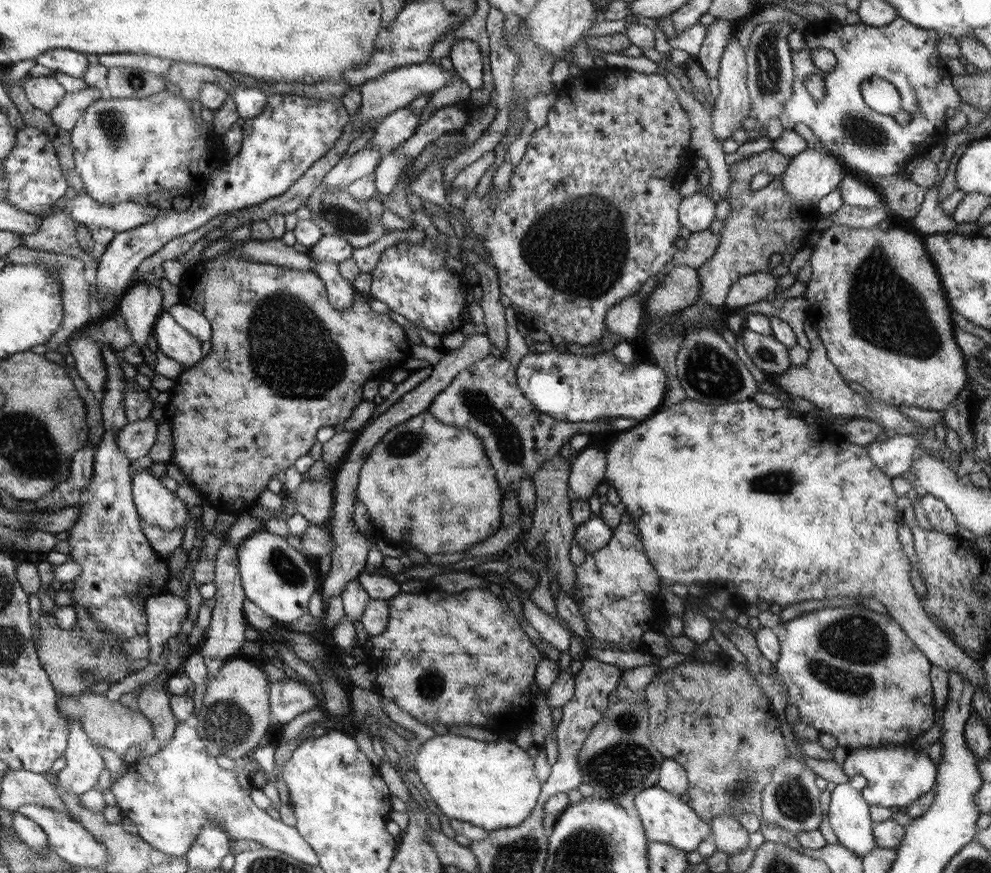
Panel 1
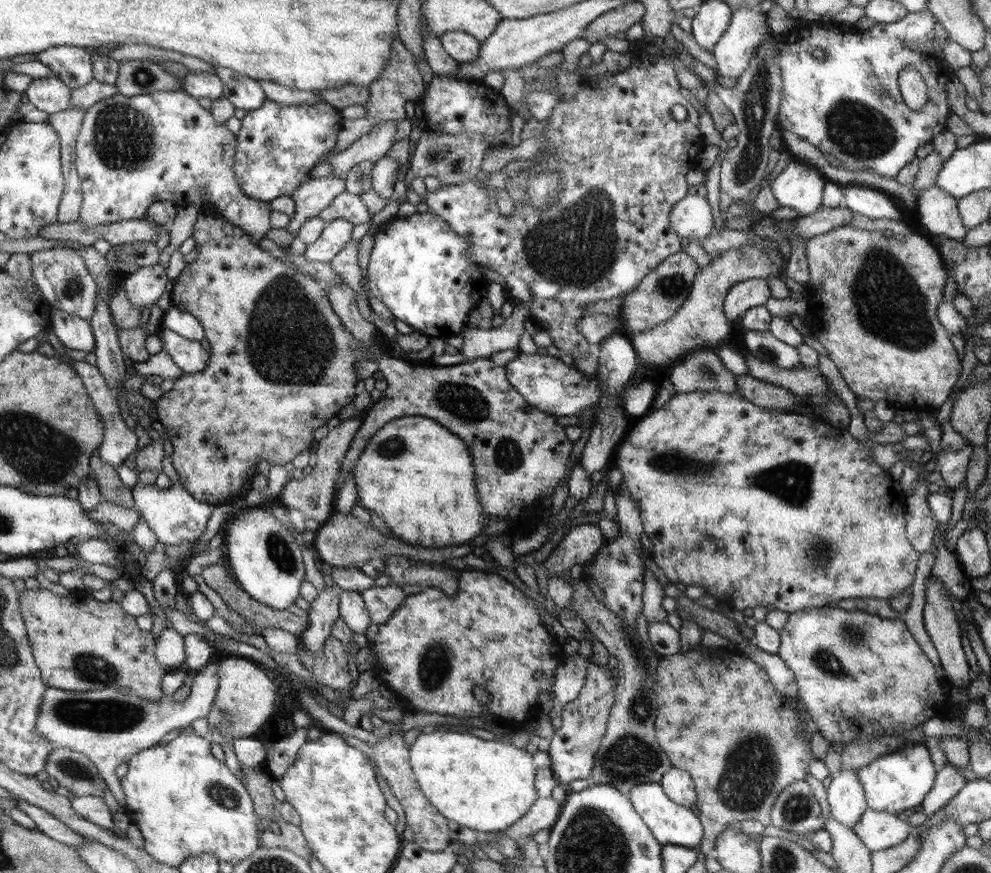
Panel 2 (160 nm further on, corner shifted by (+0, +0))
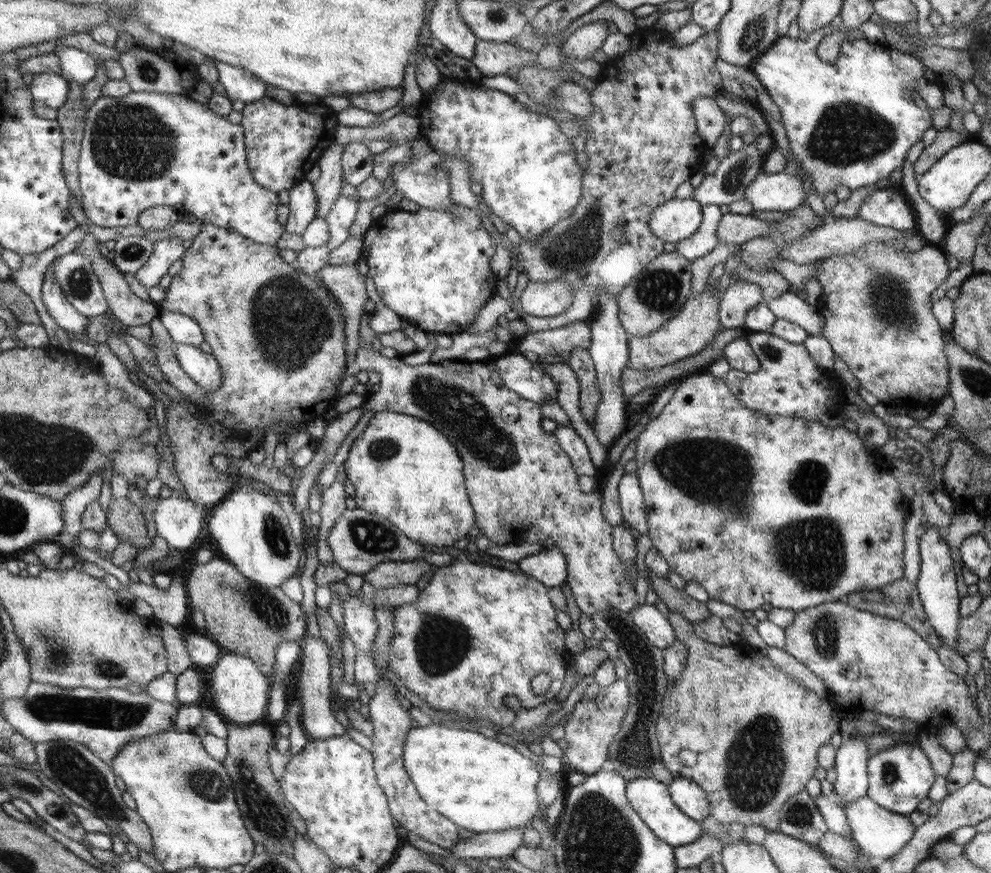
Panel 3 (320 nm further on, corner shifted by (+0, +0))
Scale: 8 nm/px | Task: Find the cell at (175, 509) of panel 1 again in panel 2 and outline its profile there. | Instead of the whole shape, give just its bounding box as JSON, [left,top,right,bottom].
[133,483,215,546]

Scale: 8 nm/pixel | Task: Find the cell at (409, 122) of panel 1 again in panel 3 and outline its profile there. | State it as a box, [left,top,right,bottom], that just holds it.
[311,141,344,219]

